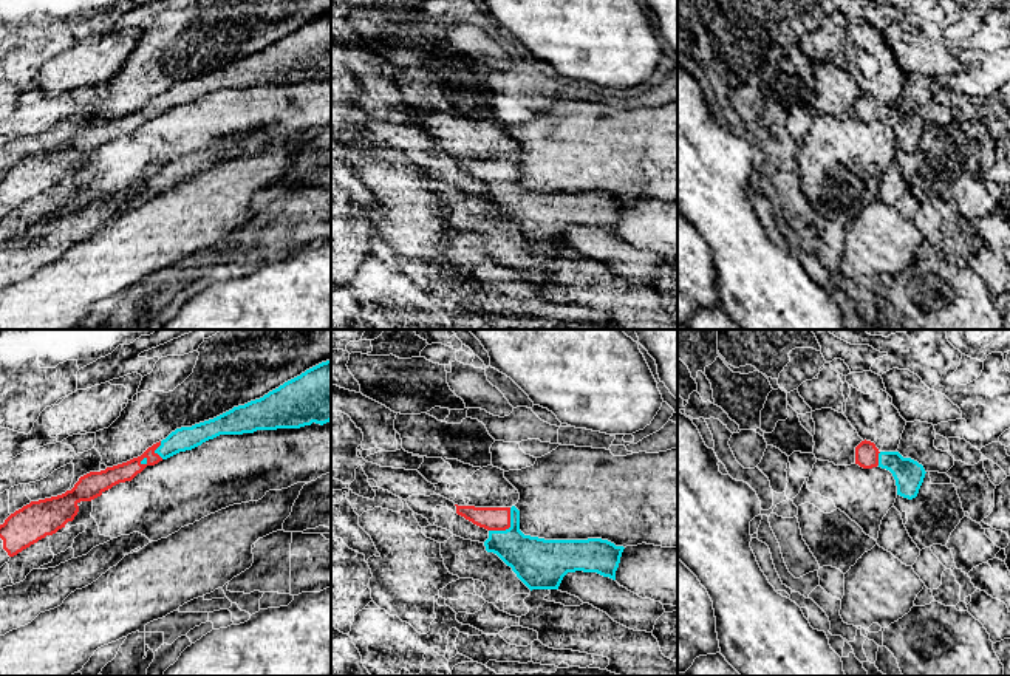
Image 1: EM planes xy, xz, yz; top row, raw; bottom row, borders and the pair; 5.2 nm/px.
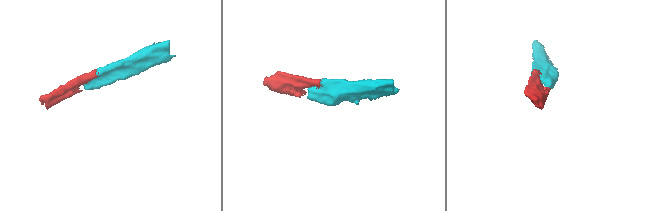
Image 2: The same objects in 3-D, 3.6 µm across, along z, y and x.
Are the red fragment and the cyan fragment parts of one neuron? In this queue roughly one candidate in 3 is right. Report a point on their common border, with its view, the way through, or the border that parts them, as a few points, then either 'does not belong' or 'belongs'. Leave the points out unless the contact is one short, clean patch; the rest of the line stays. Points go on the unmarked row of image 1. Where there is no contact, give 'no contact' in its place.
contact xz (508, 181); way xz (492, 172), (508, 181), (539, 217); belongs

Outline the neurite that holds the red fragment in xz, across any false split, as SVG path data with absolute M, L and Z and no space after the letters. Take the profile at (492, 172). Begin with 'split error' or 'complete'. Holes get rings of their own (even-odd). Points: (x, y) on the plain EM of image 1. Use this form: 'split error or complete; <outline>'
split error; M456 159L456 167L472 175L473 178L489 184L489 192L484 195L486 204L496 207L517 230L532 243L558 243L563 230L568 226L583 224L597 226L603 230L616 234L616 224L620 217L623 200L602 192L588 193L544 193L524 189L520 184L520 164L512 161L475 161Z

